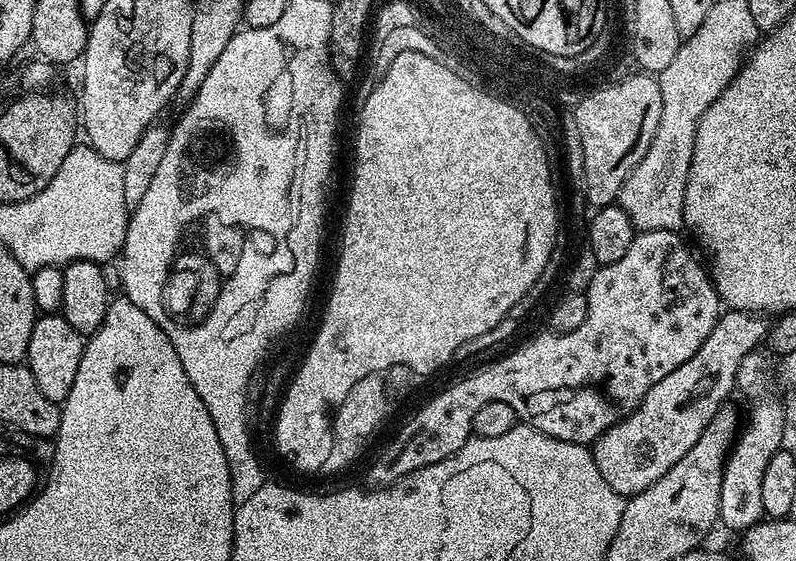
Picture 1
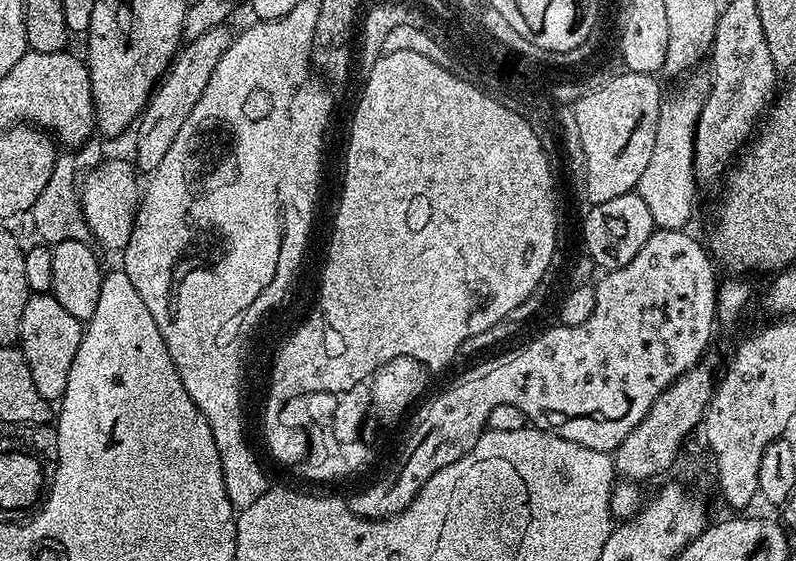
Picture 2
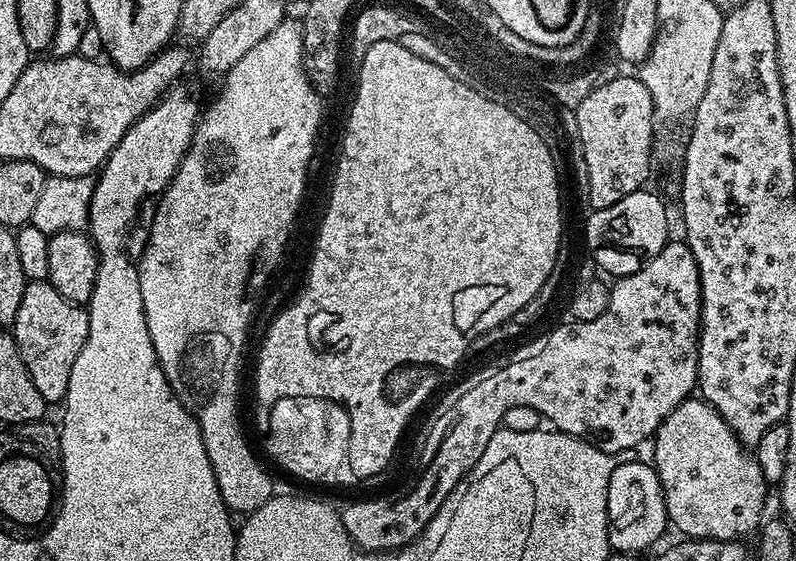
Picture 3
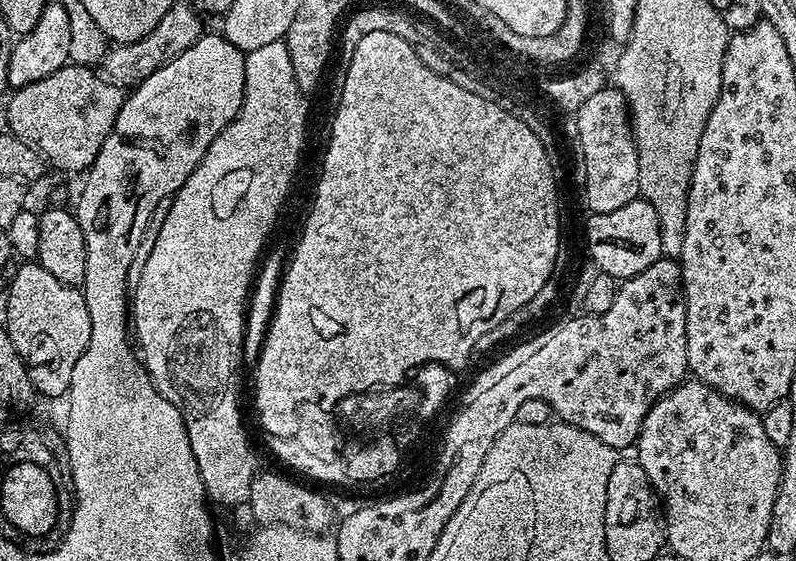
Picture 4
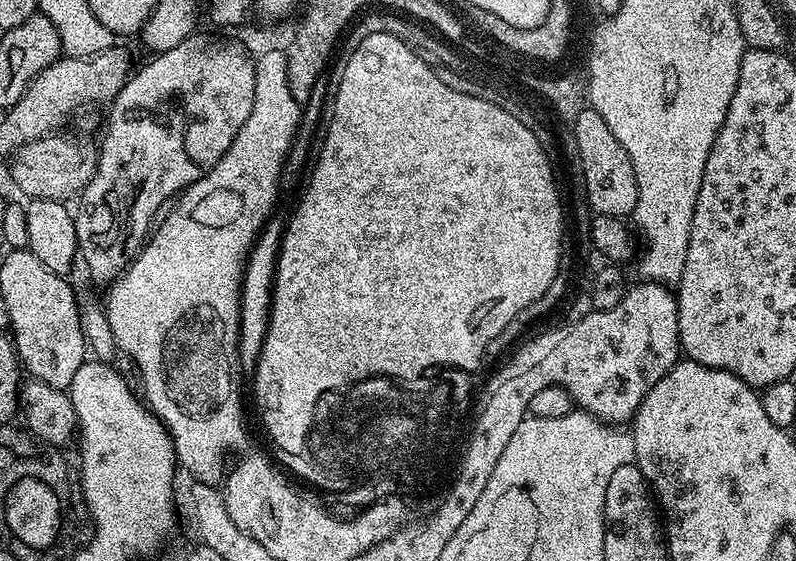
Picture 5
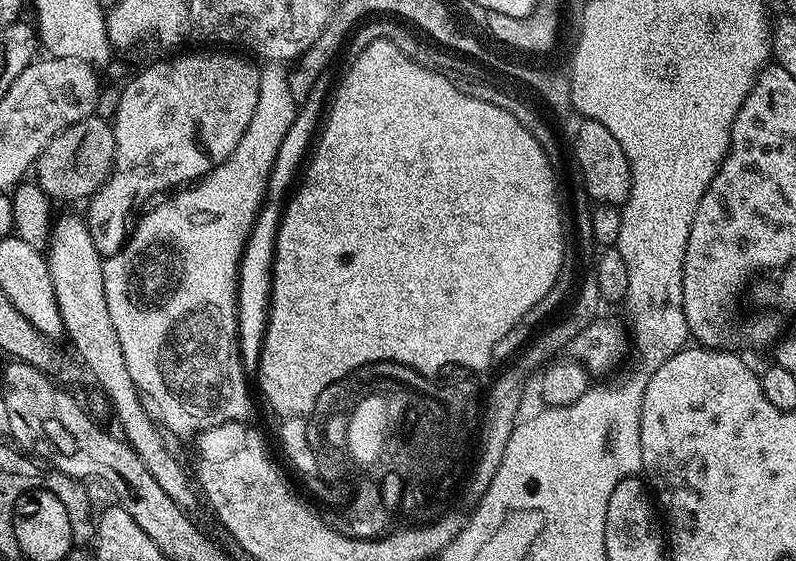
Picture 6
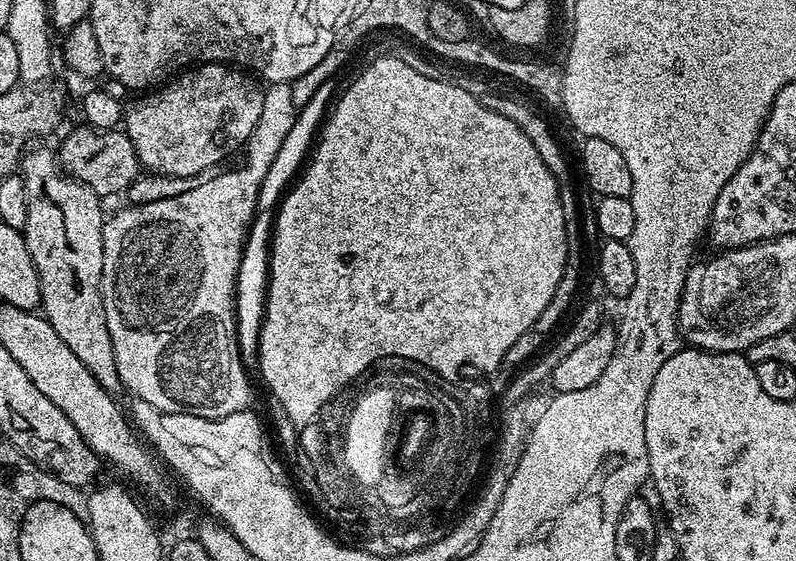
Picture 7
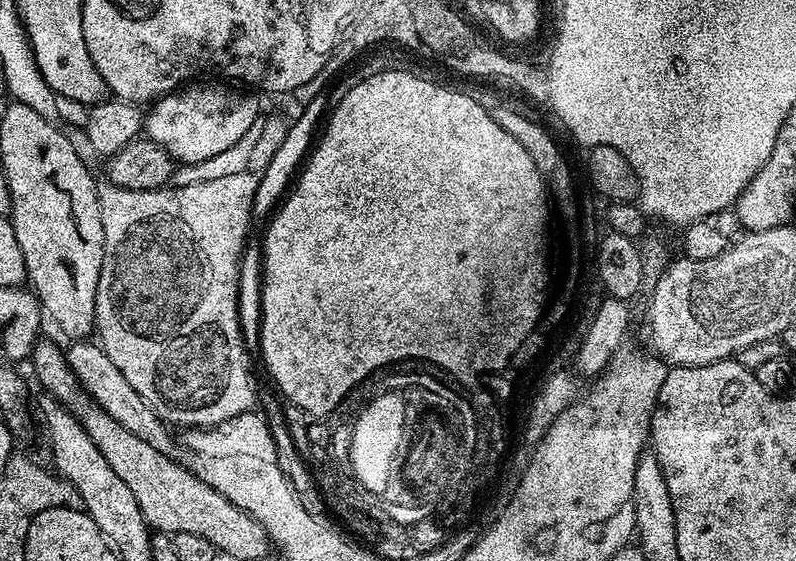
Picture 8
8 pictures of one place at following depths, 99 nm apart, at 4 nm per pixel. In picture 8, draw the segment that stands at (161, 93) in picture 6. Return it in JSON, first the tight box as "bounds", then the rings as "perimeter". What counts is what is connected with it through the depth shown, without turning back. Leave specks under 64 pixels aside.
{"bounds":[142,82,262,165],"perimeter":[[[196,82],[168,96],[161,96],[147,109],[149,112],[142,120],[147,139],[165,148],[173,161],[181,165],[203,162],[229,150],[254,125],[256,116],[262,112],[259,102],[247,96],[252,94],[235,92],[232,88],[235,87],[224,82]]]}

